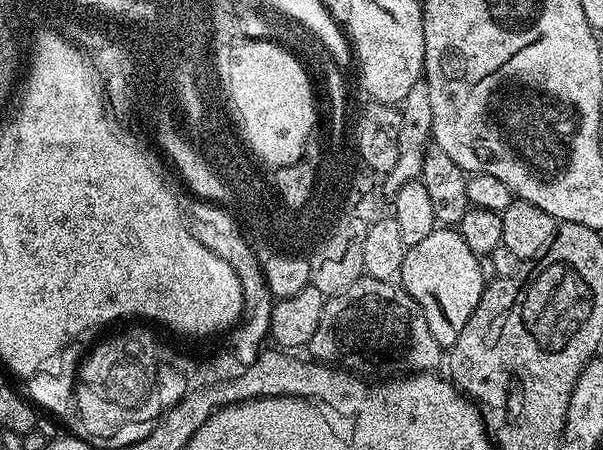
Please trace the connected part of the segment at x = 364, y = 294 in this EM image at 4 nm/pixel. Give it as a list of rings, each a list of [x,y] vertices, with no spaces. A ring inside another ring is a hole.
[[[361,278],[349,289],[324,301],[318,330],[306,349],[311,359],[359,374],[364,378],[388,378],[393,374],[432,372],[440,364],[440,343],[426,326],[426,314],[399,283]]]

